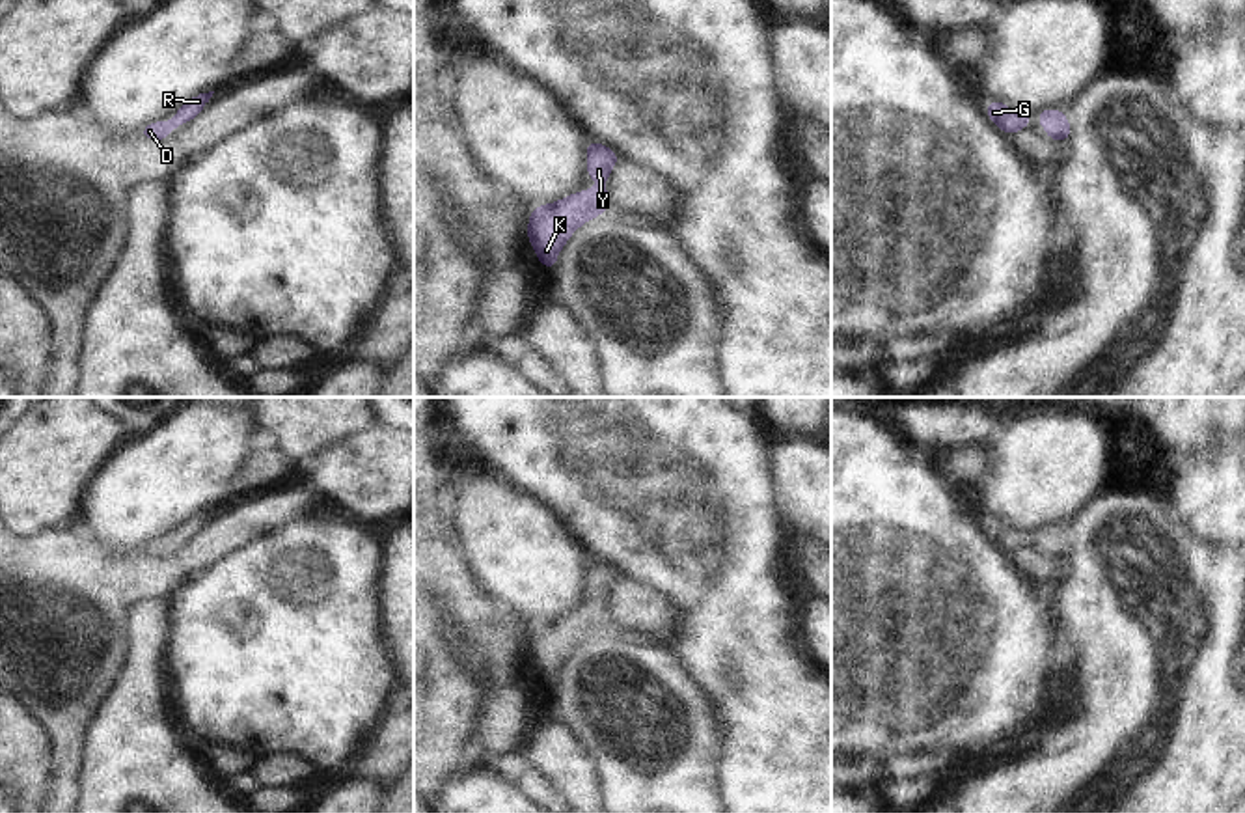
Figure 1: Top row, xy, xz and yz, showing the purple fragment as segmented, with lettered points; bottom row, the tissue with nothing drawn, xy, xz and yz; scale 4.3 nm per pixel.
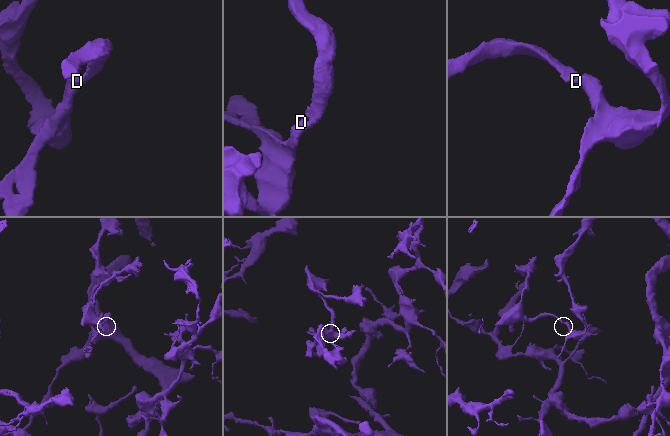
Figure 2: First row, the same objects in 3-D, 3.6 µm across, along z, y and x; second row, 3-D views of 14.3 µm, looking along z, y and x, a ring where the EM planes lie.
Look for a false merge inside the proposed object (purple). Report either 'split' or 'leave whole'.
leave whole

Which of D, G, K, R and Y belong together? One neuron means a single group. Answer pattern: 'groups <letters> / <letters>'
groups D G K R Y

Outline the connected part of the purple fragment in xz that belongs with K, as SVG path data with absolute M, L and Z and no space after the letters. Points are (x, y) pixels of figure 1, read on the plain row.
M587 559L587 593L604 602L587 610L576 610L552 623L533 625L527 643L527 656L537 668L537 677L555 688L555 675L576 645L589 636L608 630L608 595L621 574L600 563Z

